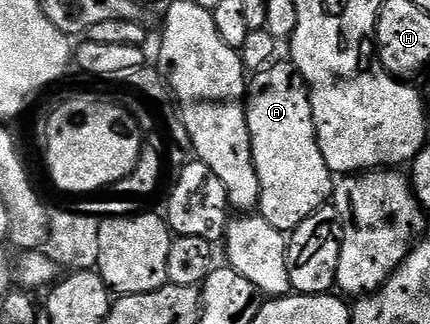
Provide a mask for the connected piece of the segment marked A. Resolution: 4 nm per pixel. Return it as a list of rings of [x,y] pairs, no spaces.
[[[289,61],[277,62],[257,71],[249,79],[248,97],[245,101],[246,119],[252,144],[252,160],[260,182],[257,213],[261,214],[262,218],[268,220],[268,224],[272,224],[277,230],[289,232],[296,229],[309,214],[327,205],[332,194],[332,175],[318,147],[310,92]]]

